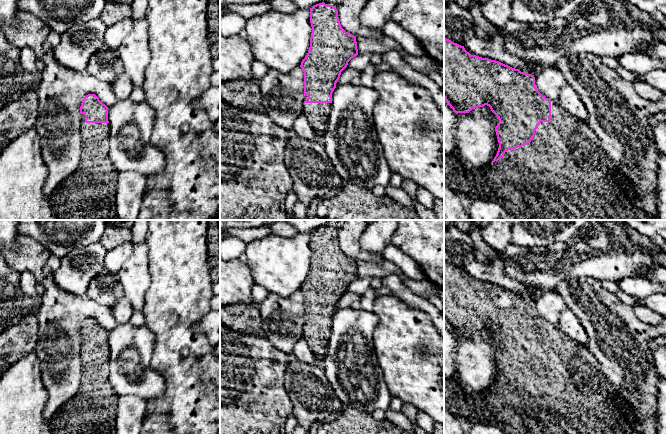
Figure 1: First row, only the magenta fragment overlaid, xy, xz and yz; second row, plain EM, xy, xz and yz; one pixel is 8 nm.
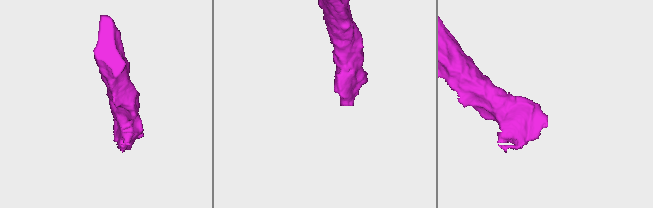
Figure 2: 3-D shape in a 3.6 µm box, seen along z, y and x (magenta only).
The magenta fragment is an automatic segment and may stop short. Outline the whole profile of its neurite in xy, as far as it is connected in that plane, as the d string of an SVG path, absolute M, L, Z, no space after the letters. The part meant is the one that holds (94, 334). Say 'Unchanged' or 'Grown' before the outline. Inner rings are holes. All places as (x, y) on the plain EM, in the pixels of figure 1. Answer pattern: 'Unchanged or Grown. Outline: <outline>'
Grown. Outline: M88 318L82 324L80 337L80 387L51 418L51 433L116 434L119 396L109 382L108 331L95 318Z

